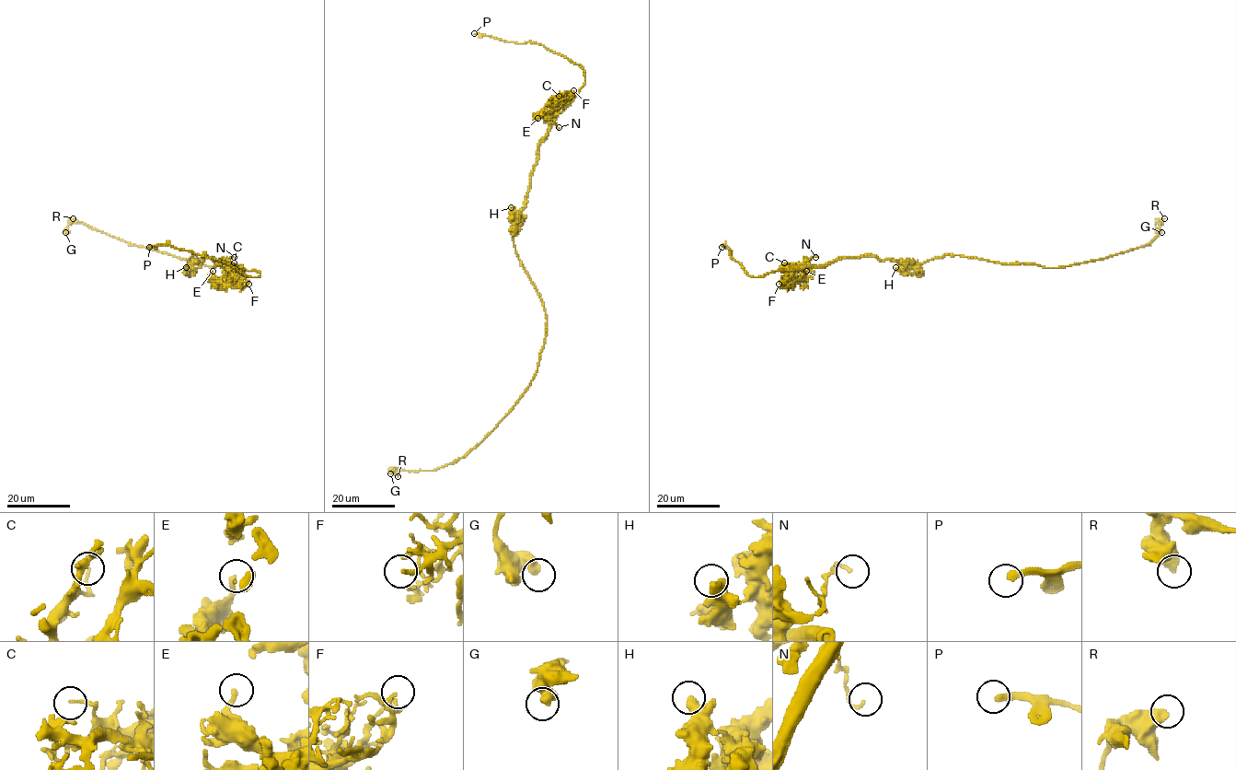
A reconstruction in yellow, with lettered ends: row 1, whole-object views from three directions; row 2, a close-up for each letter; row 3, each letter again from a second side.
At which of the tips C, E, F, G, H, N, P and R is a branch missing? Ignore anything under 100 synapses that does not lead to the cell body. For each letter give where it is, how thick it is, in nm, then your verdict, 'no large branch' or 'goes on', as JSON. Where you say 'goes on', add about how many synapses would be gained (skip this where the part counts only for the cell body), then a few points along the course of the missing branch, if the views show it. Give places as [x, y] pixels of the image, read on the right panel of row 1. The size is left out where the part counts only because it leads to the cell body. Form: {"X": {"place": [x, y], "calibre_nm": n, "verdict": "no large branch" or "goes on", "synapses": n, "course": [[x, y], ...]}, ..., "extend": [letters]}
{"C": {"place": [784, 262], "calibre_nm": 110, "verdict": "no large branch"}, "E": {"place": [806, 271], "calibre_nm": 150, "verdict": "no large branch"}, "F": {"place": [779, 284], "calibre_nm": 200, "verdict": "no large branch"}, "G": {"place": [1161, 232], "calibre_nm": 500, "verdict": "no large branch"}, "H": {"place": [895, 267], "calibre_nm": 480, "verdict": "no large branch"}, "N": {"place": [815, 257], "calibre_nm": 120, "verdict": "no large branch"}, "P": {"place": [721, 247], "calibre_nm": 320, "verdict": "goes on", "course": [[721, 247], [721, 256], [714, 267]]}, "R": {"place": [1164, 218], "calibre_nm": 550, "verdict": "no large branch"}, "extend": ["P"]}

